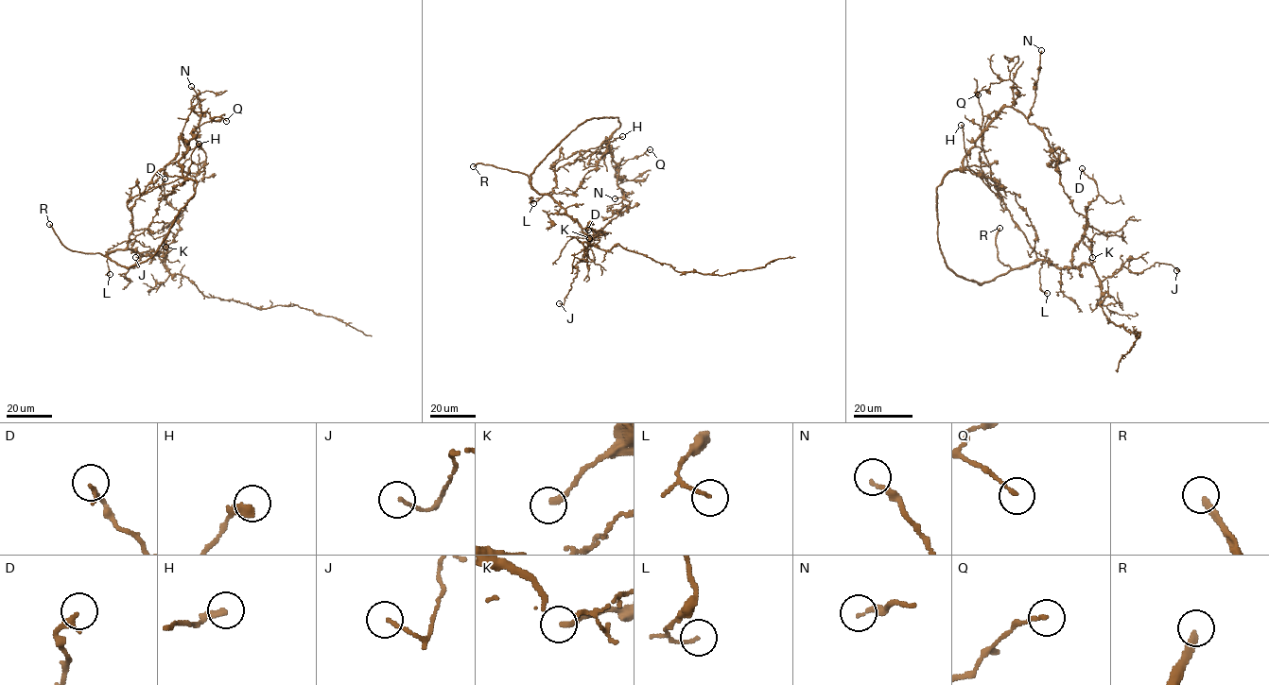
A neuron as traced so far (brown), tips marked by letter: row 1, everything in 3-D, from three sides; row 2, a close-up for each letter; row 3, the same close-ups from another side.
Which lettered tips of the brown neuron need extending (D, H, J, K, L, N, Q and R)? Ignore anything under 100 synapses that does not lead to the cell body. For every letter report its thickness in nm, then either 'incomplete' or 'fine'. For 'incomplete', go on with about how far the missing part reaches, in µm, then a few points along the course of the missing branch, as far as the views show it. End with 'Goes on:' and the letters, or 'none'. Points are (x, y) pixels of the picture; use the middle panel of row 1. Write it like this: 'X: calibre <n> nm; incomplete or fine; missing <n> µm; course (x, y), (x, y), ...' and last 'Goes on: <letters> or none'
D: calibre 190 nm; fine
H: calibre 320 nm; fine
J: calibre 120 nm; fine
K: calibre 240 nm; fine
L: calibre 130 nm; fine
N: calibre 150 nm; fine
Q: calibre 140 nm; fine
R: calibre 240 nm; incomplete; missing 45 µm; course (473, 166), (467, 172), (434, 171)
Goes on: R

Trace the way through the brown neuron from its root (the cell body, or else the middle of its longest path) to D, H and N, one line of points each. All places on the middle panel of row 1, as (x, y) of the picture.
D: (582, 231), (590, 222), (594, 232), (602, 233), (589, 242), (588, 230)
H: (582, 231), (581, 225), (551, 196), (556, 185), (555, 172), (589, 148), (622, 136)
N: (582, 231), (590, 222), (599, 233), (617, 212), (627, 209), (630, 202), (619, 187), (624, 196), (615, 198)

